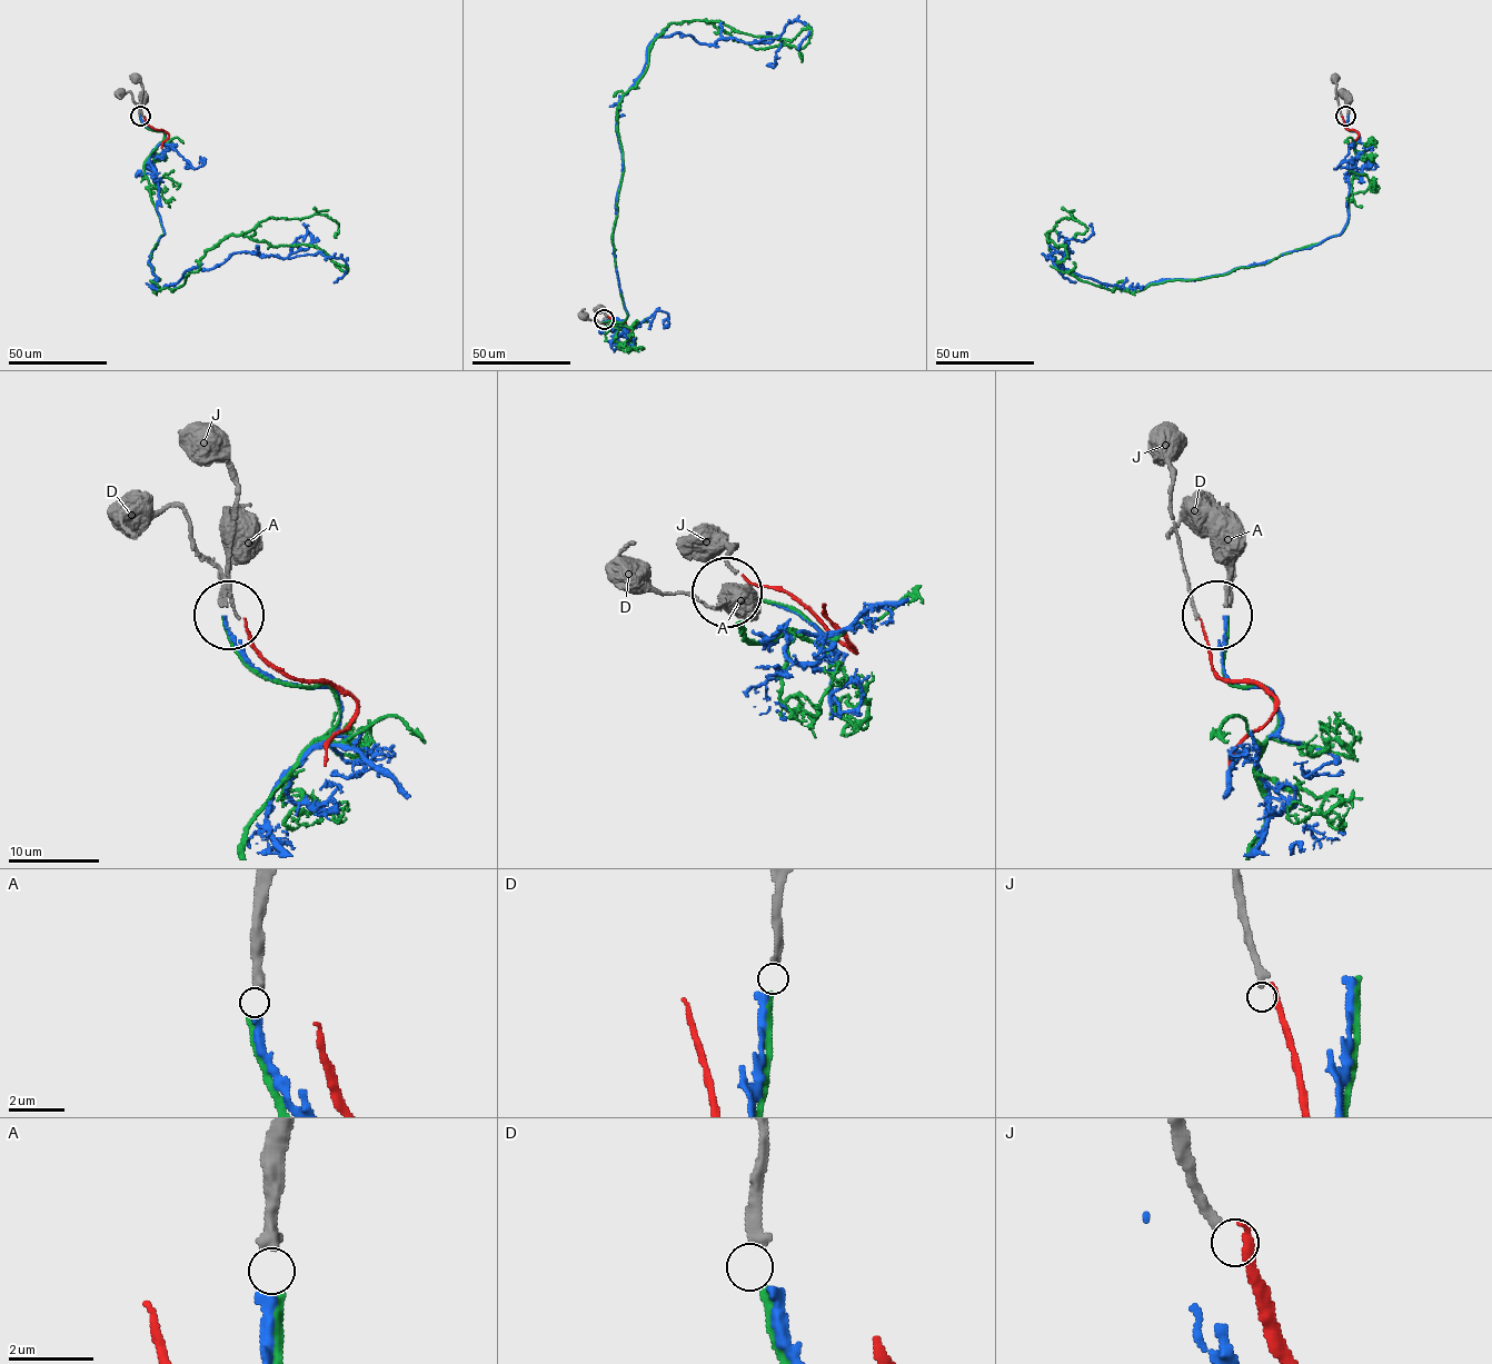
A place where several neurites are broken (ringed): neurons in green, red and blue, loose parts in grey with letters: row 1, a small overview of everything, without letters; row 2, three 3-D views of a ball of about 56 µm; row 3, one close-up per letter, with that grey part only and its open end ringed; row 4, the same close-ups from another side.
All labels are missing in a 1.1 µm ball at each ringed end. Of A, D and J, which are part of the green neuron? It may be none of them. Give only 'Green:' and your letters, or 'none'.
Green: D

